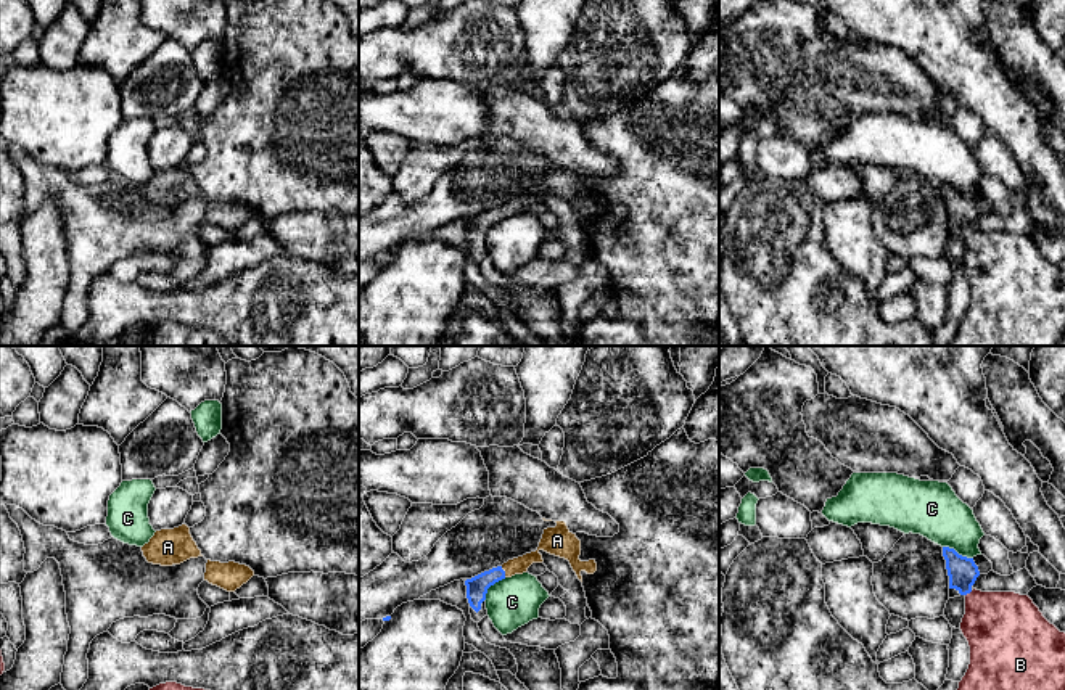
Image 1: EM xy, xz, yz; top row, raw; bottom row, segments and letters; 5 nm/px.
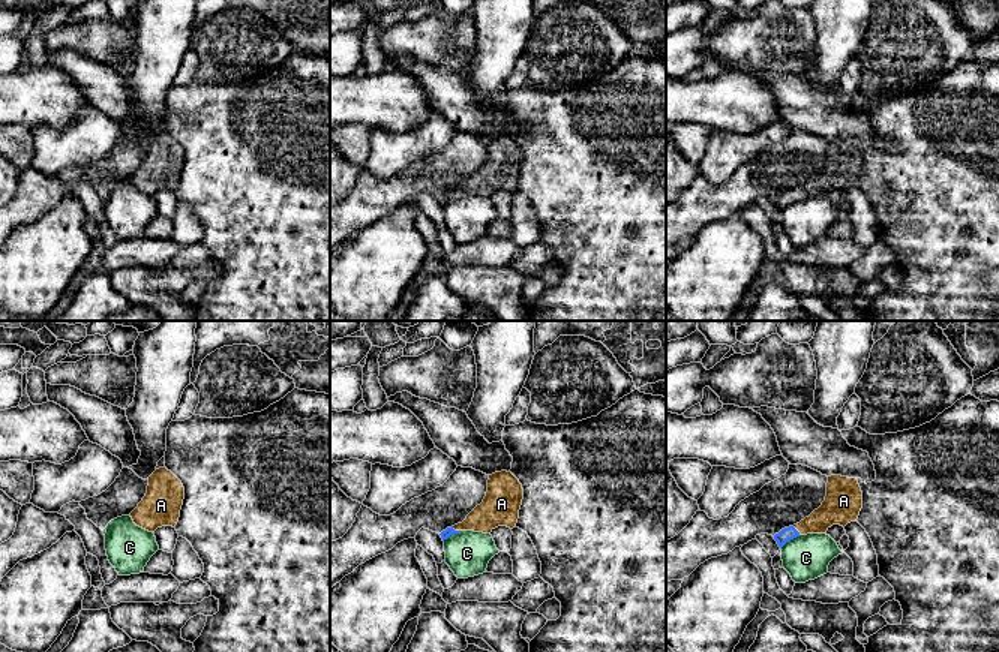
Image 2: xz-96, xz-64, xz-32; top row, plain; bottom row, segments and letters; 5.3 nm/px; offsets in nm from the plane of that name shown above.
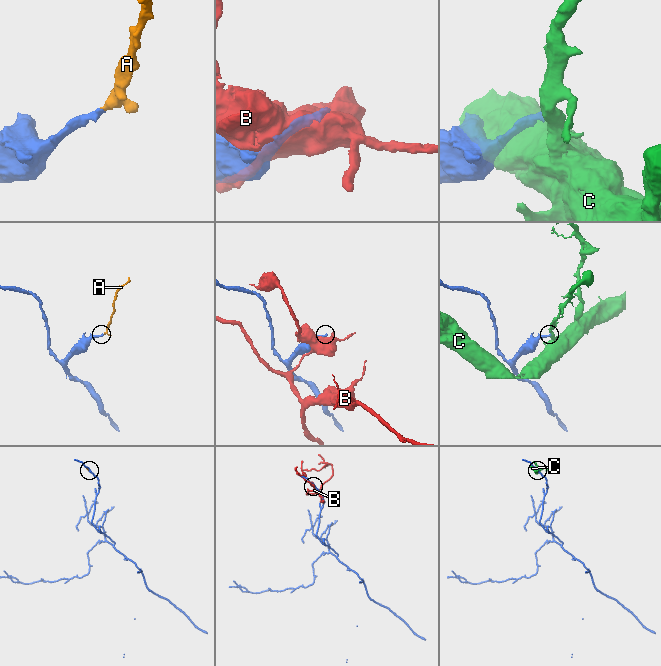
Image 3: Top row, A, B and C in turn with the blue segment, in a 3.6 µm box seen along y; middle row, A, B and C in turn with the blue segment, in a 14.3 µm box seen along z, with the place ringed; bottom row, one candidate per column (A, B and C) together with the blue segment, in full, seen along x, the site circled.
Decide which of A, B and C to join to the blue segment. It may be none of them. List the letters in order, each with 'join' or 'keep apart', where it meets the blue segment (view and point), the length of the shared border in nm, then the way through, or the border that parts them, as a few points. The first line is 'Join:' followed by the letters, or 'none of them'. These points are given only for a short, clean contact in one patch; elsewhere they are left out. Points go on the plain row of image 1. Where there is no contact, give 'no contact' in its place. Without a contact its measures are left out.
Join: A
A: join; meets blue in xz at (504, 211); contact 60 nm long; runs through xz (476, 227), (488, 217), (504, 211), (520, 205)
B: keep apart; meets blue in yz at (969, 232); contact 50 nm long
C: keep apart; meets blue in xz at (491, 224); contact 170 nm long; border along xz (505, 217), (494, 222), (483, 240)

